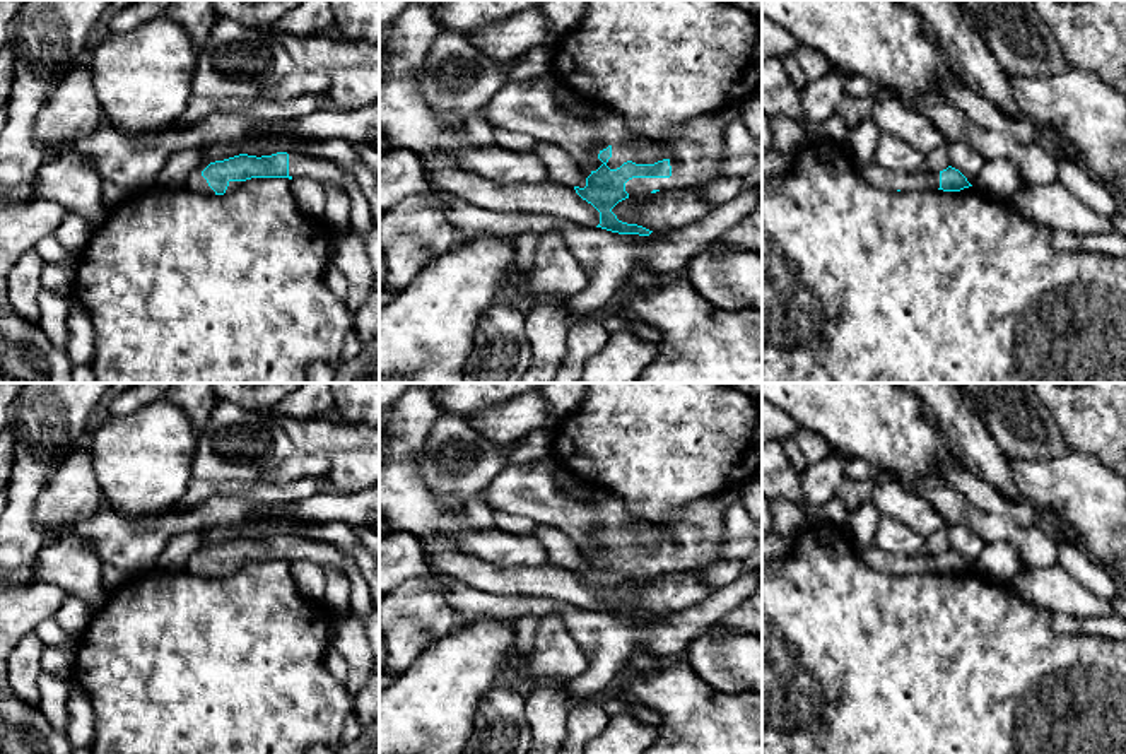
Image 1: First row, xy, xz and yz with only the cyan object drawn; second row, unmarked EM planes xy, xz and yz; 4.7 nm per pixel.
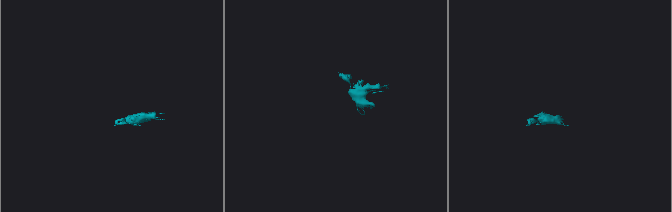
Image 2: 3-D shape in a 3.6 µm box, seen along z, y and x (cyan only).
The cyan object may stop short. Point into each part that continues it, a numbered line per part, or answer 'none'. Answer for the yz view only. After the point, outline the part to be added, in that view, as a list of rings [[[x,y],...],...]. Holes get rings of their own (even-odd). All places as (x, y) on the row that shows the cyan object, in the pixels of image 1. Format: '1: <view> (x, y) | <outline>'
1: yz (877, 176) | [[[877,162],[858,168],[861,178],[865,178],[871,186],[888,190],[888,191],[914,191],[914,190],[938,190],[940,173],[906,173],[906,171],[888,171],[880,168]]]

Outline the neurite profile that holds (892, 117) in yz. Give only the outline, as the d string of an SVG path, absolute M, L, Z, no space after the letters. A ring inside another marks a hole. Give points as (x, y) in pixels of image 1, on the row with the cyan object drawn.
M899 96L878 99L870 116L880 133L892 135L918 152L928 154L947 144L933 121L921 111L907 106Z

